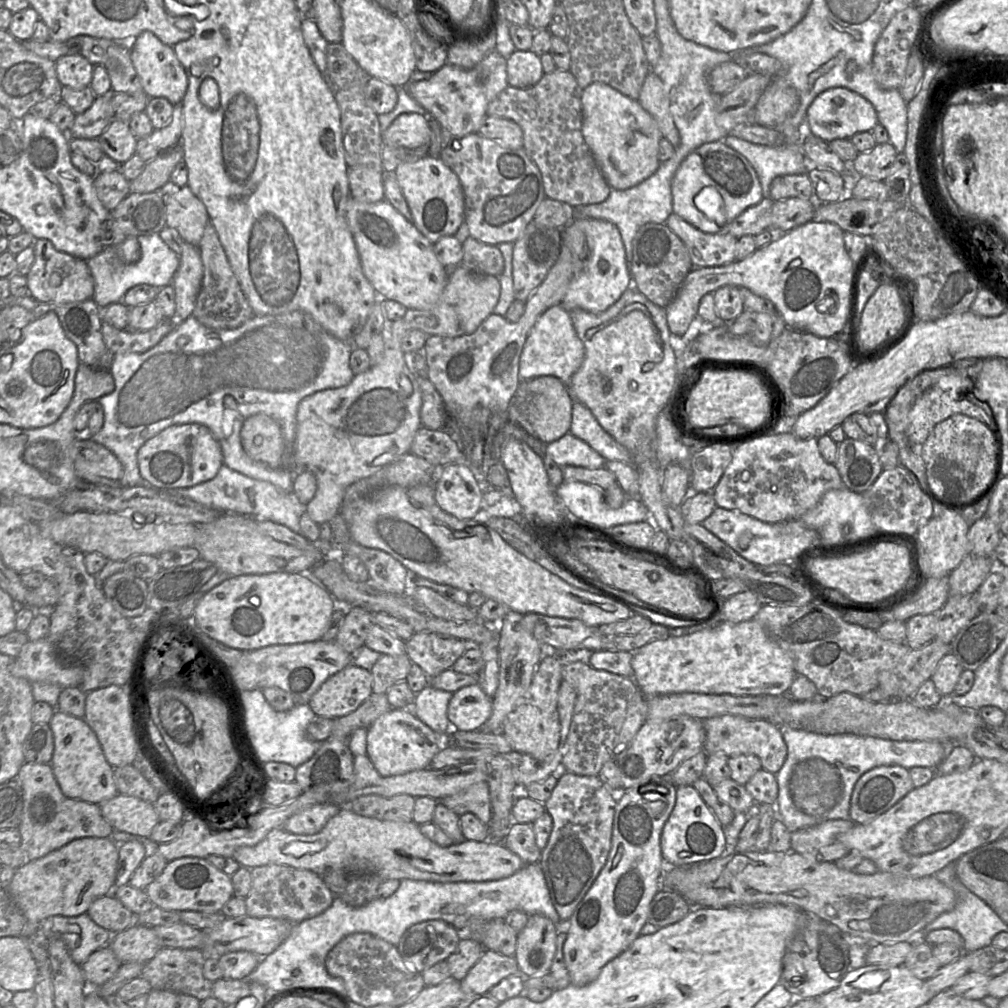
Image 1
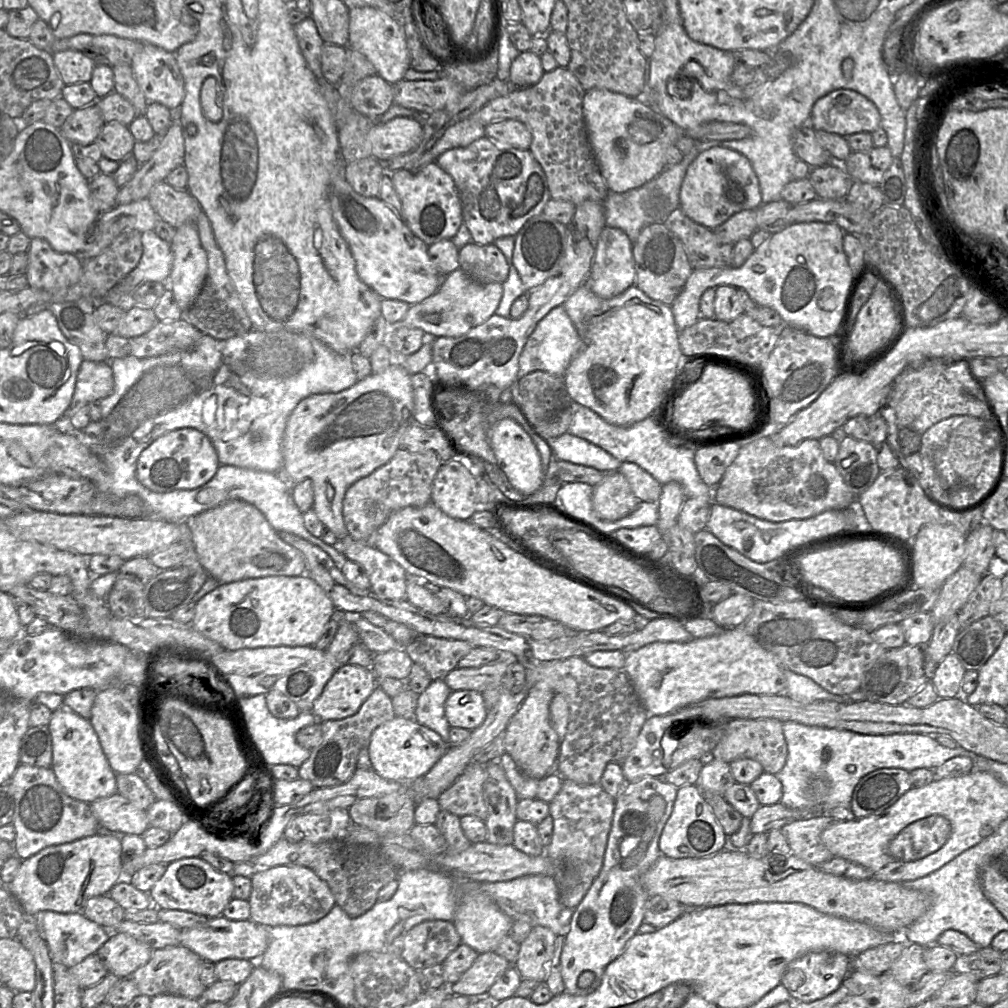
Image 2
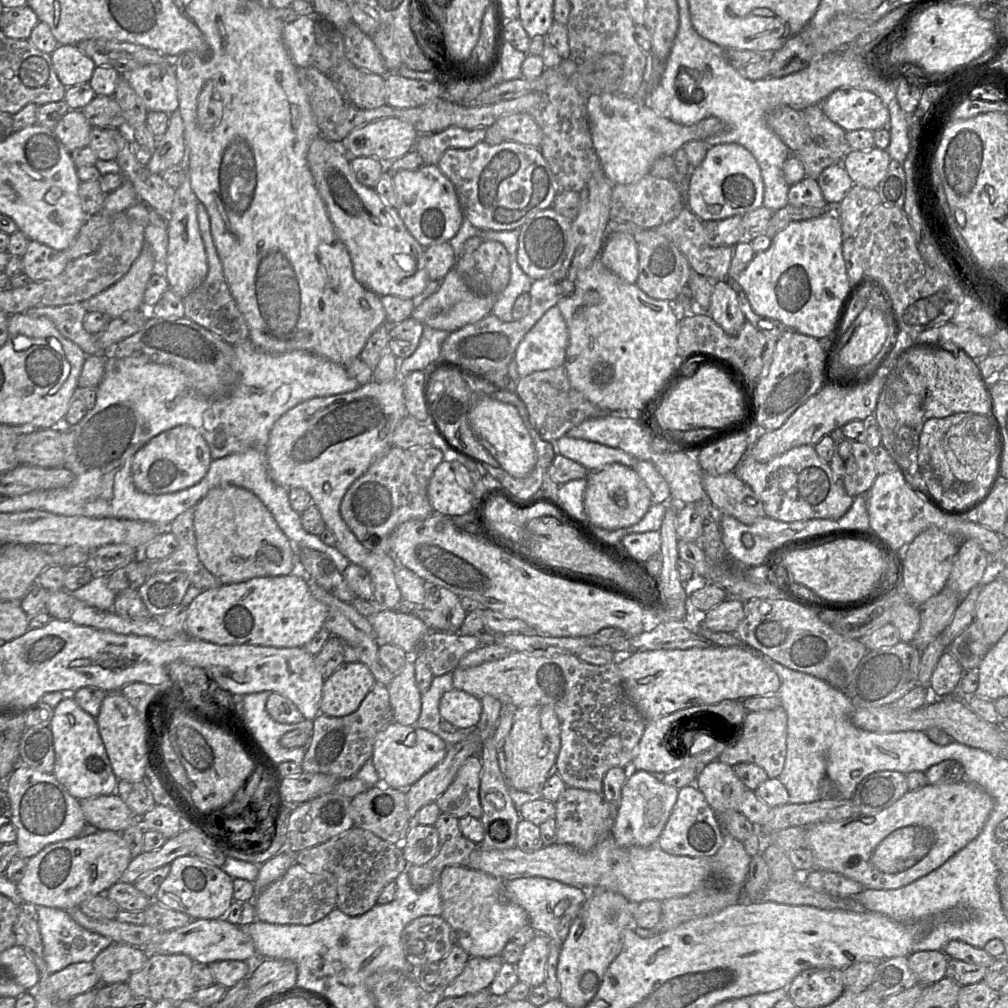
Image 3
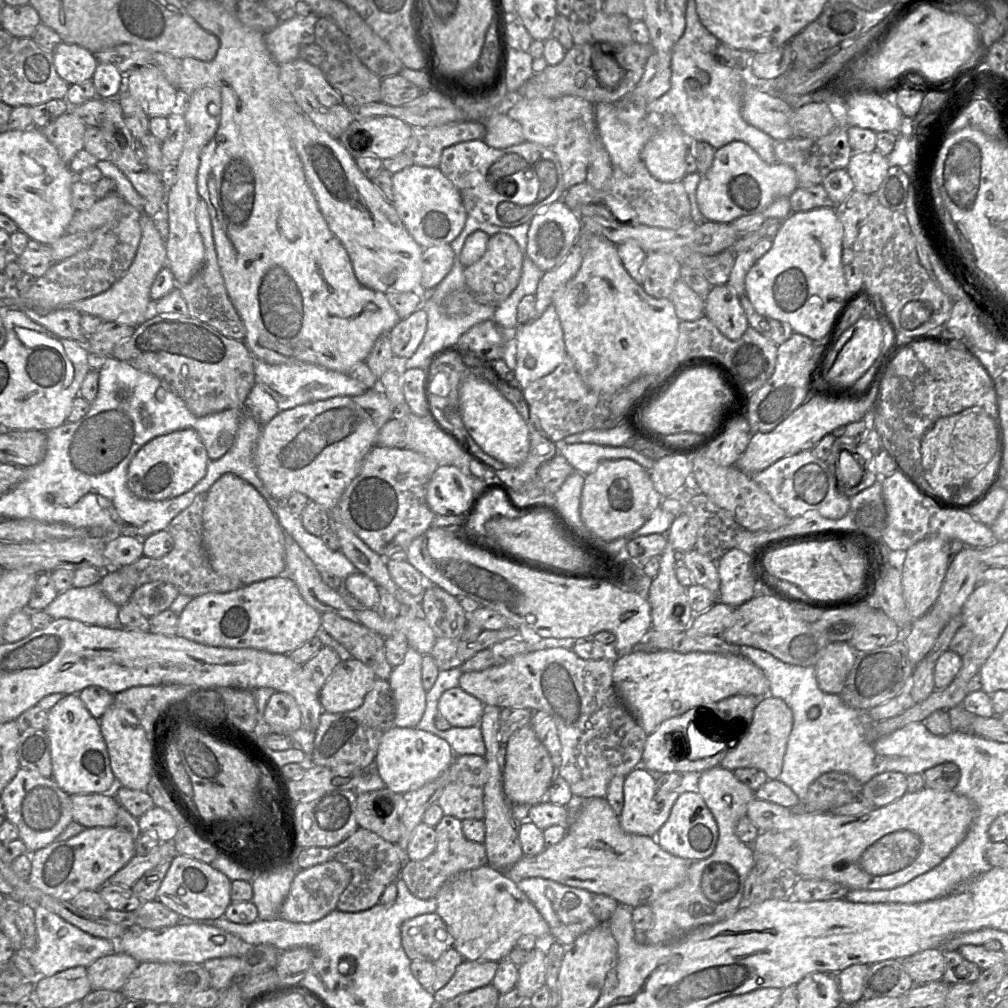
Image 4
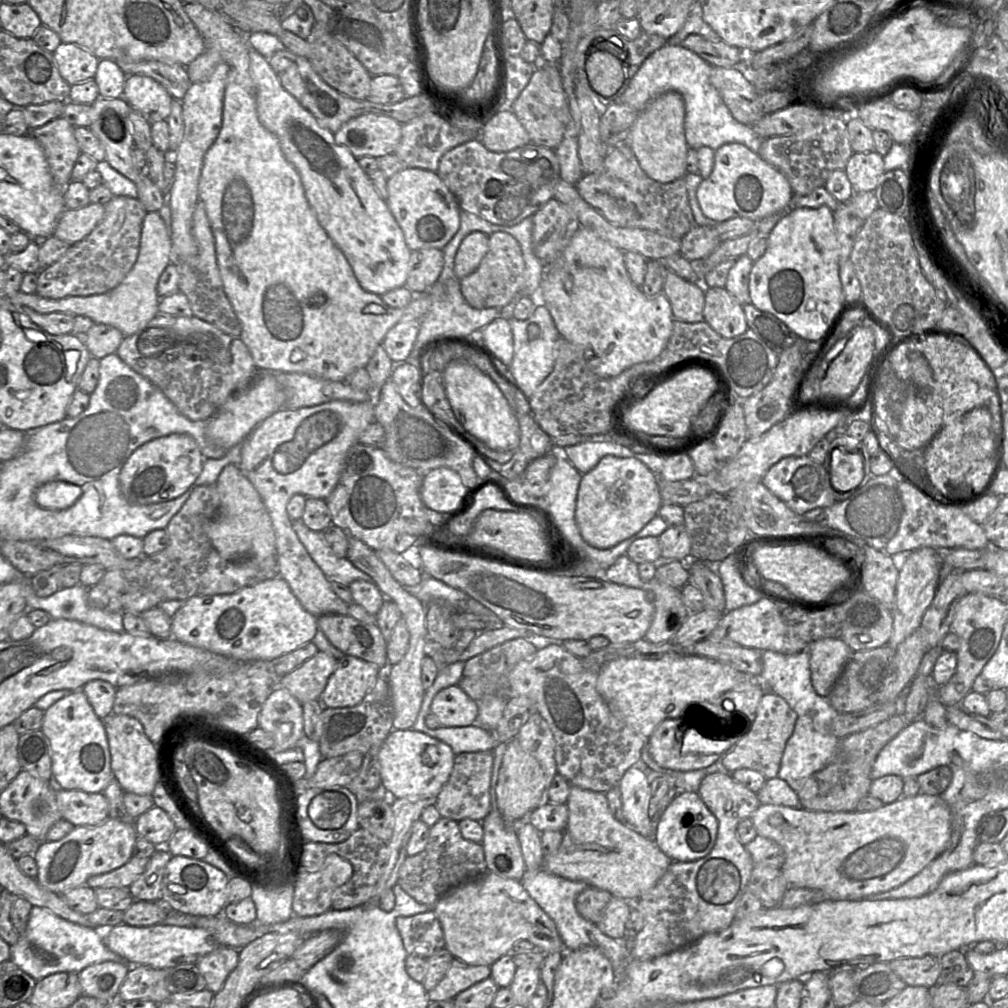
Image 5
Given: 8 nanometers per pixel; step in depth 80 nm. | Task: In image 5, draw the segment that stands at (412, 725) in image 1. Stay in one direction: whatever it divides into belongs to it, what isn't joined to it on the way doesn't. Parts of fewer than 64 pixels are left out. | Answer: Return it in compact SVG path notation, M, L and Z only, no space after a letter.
M393 729L384 740L379 753L381 784L389 792L390 799L398 798L426 798L435 799L443 786L447 783L453 767L455 756L451 747L446 743L425 733L412 729Z

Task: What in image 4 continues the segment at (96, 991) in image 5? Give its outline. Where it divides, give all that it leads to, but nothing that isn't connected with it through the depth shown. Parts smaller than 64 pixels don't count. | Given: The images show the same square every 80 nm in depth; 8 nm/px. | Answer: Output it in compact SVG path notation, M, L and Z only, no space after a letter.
M120 950L98 958L87 967L92 990L106 989L121 991L139 963L131 955Z

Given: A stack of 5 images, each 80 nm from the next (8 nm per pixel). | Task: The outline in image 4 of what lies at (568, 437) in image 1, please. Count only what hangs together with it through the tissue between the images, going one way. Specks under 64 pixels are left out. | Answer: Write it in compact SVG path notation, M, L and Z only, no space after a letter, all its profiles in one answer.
M556 442L557 453L566 458L575 471L587 475L593 473L604 460L630 459L650 471L654 460L642 455L631 447L603 446L594 443L567 444Z

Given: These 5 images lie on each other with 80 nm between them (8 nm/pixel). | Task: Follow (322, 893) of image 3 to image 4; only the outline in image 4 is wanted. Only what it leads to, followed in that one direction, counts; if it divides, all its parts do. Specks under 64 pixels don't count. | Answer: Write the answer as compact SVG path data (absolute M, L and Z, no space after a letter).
M336 860L300 869L294 877L290 891L280 908L279 918L303 923L322 919L331 911L337 909L339 897L349 885L351 877L351 871L344 864Z

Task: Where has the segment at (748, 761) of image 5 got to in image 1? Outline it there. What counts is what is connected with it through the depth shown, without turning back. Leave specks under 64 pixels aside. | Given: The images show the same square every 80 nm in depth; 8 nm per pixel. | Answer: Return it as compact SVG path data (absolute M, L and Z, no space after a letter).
M721 715L703 720L705 741L703 750L707 755L724 753L728 757L739 755L757 756L762 768L776 774L782 767L787 746L781 733L781 728L765 719L749 719L739 715Z

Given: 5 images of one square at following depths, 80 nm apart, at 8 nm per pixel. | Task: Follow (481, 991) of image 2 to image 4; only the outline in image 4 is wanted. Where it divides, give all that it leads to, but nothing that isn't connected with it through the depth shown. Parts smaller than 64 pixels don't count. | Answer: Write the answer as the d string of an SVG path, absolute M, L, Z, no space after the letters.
M464 960L455 970L450 981L434 993L437 1005L441 1005L460 994L471 992L492 983L498 962L487 960Z

